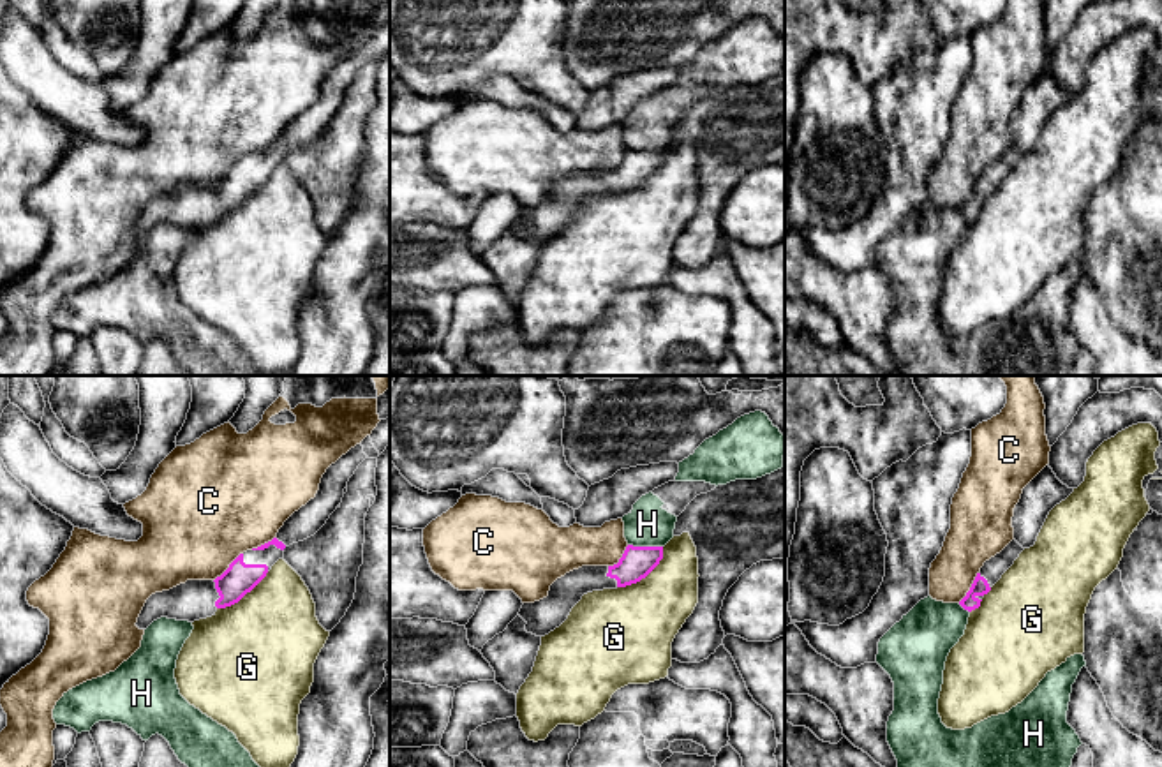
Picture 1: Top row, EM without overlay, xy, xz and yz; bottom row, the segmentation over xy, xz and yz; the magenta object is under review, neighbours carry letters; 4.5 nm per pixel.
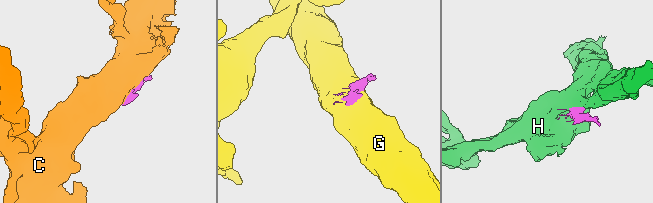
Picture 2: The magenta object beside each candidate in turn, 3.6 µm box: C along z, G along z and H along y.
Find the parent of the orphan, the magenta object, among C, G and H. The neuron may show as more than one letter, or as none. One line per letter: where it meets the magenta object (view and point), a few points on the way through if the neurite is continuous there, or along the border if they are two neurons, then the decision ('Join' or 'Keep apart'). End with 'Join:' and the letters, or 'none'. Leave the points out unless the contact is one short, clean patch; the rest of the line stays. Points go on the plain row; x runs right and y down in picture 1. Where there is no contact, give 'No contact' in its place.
C: Touches magenta at xy (230, 171). Keep apart
G: Touches magenta at xz (646, 180). Boundary: xz (663, 152), (663, 163), (644, 182), (618, 193). Keep apart
H: Touches magenta at xz (646, 152). Boundary: xz (628, 148), (662, 152). Keep apart
Join: none

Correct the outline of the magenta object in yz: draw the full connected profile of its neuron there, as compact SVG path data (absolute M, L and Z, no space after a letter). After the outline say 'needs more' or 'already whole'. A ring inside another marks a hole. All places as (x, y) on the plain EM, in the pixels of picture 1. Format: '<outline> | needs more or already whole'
M1012 145L1000 159L984 168L977 178L970 196L959 206L959 210L972 217L980 212L982 203L991 196L991 192L1002 183L1002 180L1014 169L1024 153Z | needs more

